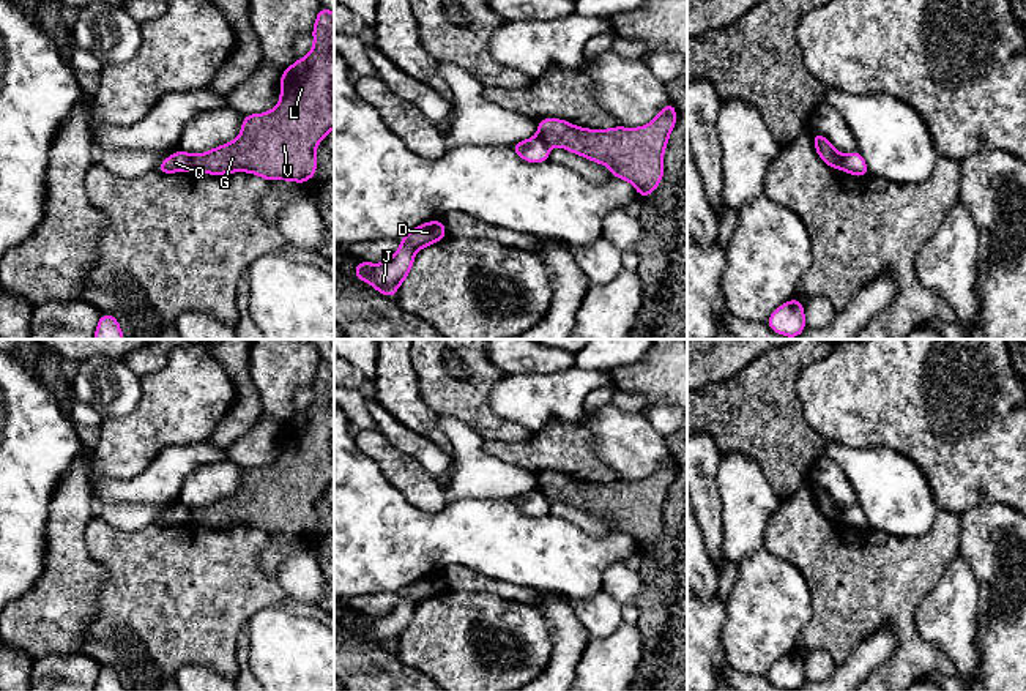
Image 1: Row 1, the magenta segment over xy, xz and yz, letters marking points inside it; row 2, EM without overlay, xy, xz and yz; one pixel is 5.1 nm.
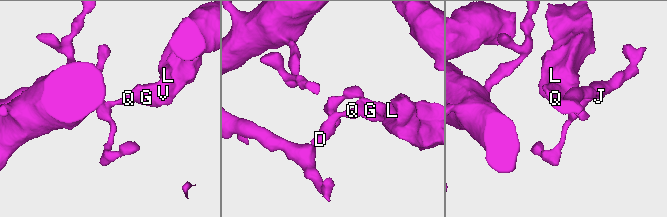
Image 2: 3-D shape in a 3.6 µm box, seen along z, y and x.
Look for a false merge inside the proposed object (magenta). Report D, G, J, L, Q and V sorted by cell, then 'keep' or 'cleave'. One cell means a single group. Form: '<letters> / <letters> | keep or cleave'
D J Q / G L V | cleave

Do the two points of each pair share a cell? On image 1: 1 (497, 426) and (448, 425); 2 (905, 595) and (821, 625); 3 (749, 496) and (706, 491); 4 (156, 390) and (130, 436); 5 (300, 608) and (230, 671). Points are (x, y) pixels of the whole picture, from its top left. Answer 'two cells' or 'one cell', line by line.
1: two cells
2: one cell
3: two cells
4: one cell
5: two cells

